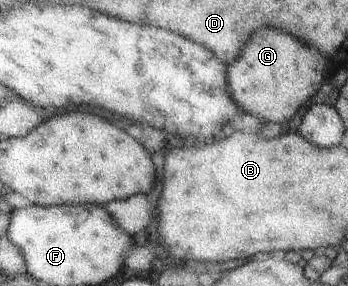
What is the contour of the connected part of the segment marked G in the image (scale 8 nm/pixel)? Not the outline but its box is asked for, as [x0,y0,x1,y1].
[226,27,327,125]

